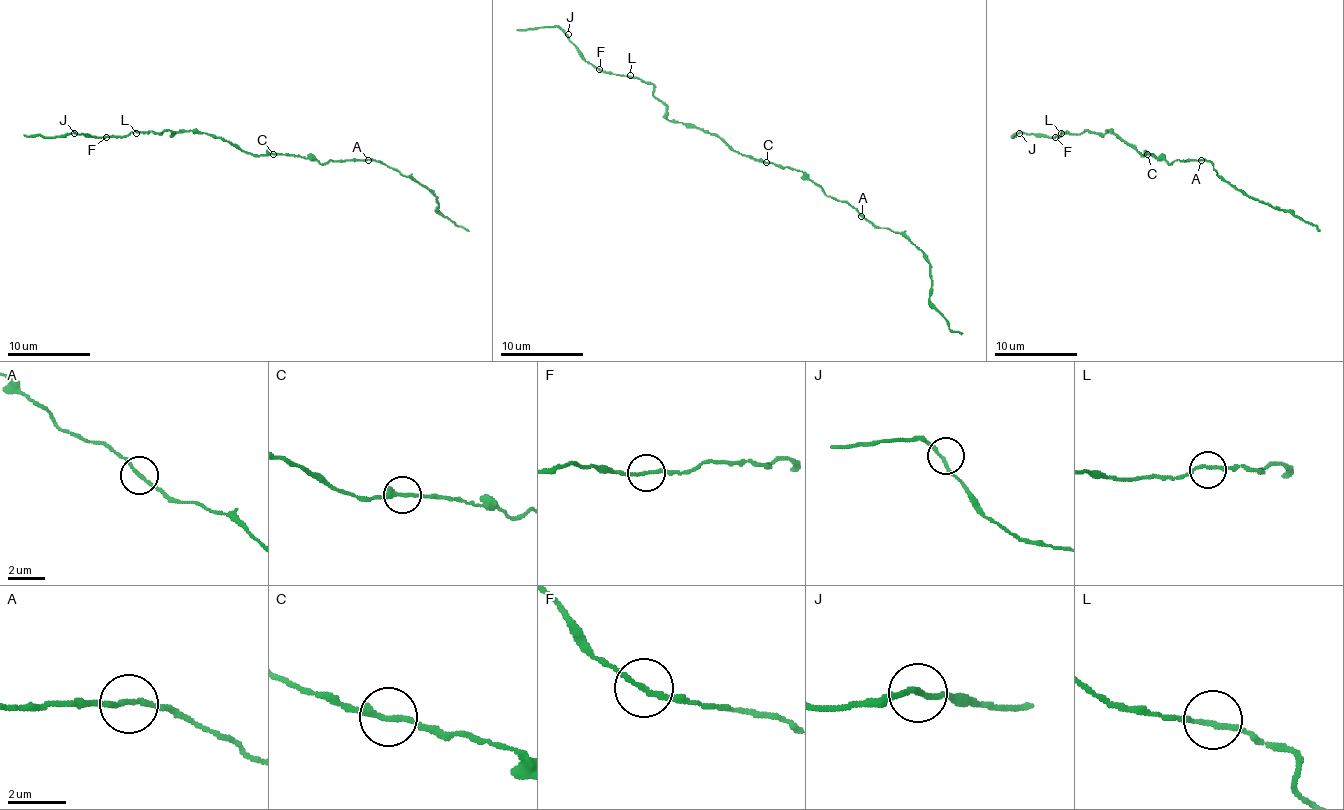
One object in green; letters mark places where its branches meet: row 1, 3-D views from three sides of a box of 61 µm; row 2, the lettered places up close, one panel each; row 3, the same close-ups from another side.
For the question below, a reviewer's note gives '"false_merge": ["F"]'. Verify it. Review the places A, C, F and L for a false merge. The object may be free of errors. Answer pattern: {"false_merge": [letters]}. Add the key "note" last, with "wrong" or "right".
{"false_merge": [], "note": "wrong"}

